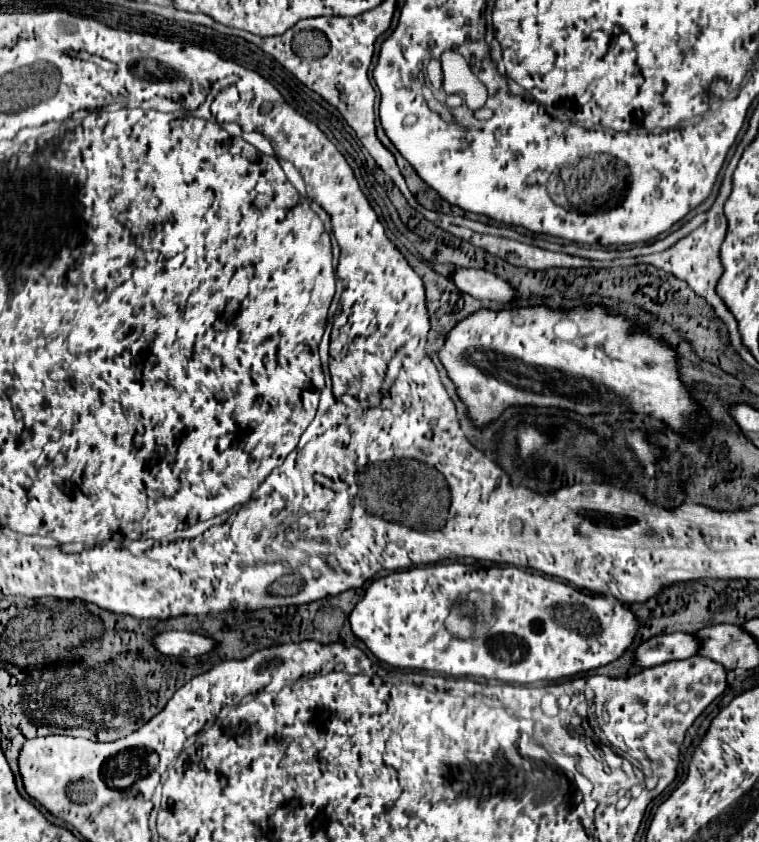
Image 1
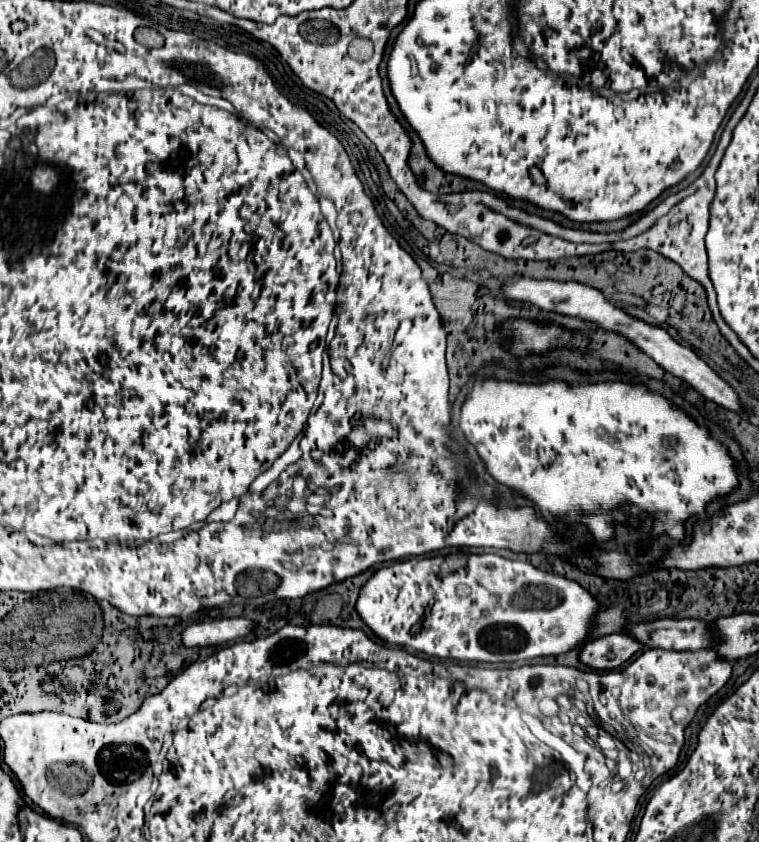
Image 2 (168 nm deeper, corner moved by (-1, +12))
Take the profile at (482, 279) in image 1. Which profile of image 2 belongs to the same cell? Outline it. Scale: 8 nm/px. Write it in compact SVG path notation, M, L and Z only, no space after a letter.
M516 278L508 284L504 284L504 294L512 300L522 300L522 302L530 302L542 310L548 310L548 312L558 312L558 314L564 314L564 316L576 316L580 320L588 320L588 322L594 322L598 324L600 328L604 330L610 330L610 332L616 332L624 338L628 338L630 342L634 342L644 354L648 354L652 360L656 360L666 372L678 376L678 378L684 378L688 384L692 384L704 398L728 408L728 410L734 410L734 412L742 412L742 404L736 396L736 392L702 360L698 358L692 348L686 348L682 344L678 344L664 328L660 326L654 326L654 324L648 324L636 316L630 316L626 314L624 310L612 306L604 294L592 286L586 286L586 284L578 284L578 282L554 282L554 280L532 280L532 278Z

